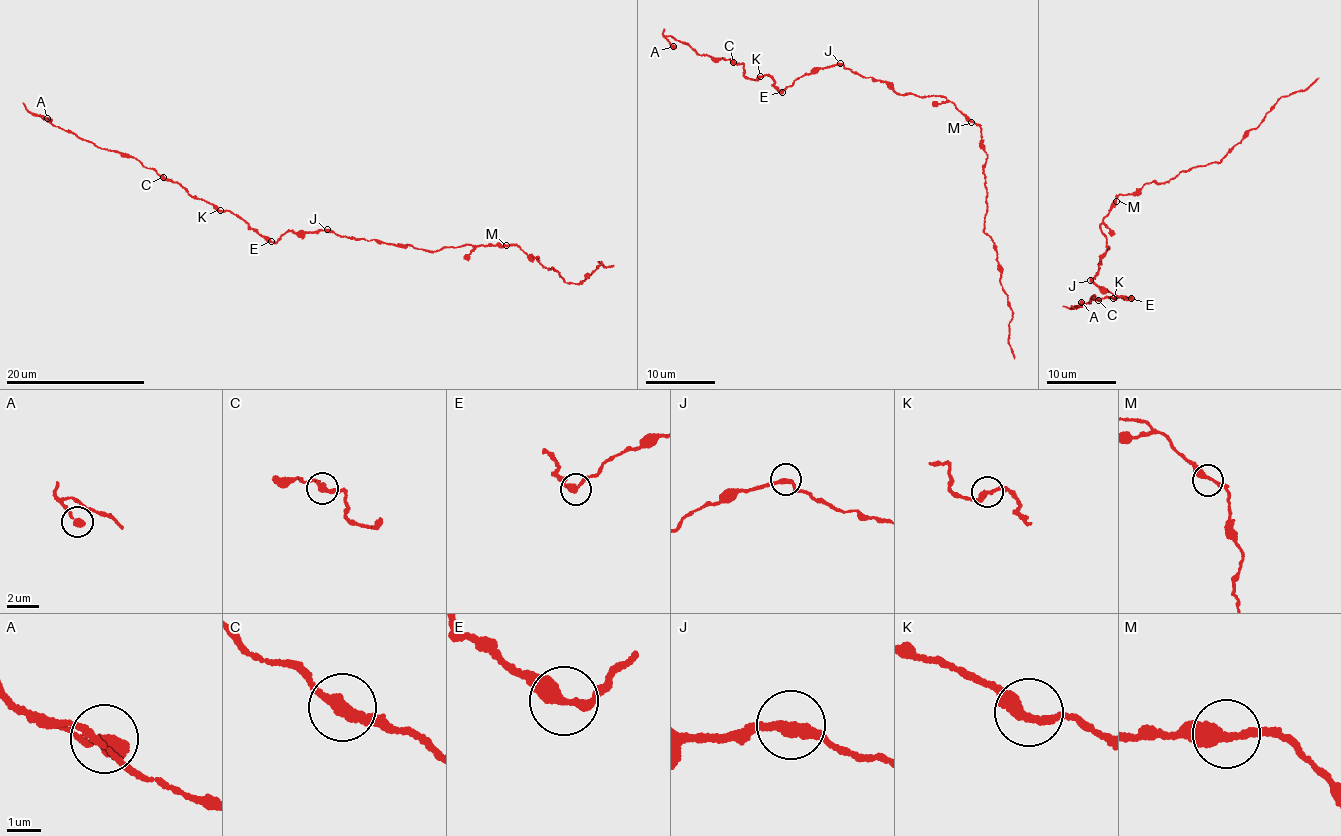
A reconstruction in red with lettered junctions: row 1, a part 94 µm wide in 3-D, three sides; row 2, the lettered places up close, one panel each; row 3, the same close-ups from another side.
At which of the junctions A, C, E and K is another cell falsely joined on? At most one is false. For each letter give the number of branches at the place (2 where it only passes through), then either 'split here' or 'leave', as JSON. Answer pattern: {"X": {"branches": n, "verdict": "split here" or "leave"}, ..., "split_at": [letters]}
{"A": {"branches": 1, "verdict": "leave"}, "C": {"branches": 2, "verdict": "leave"}, "E": {"branches": 2, "verdict": "leave"}, "K": {"branches": 2, "verdict": "leave"}, "split_at": []}

